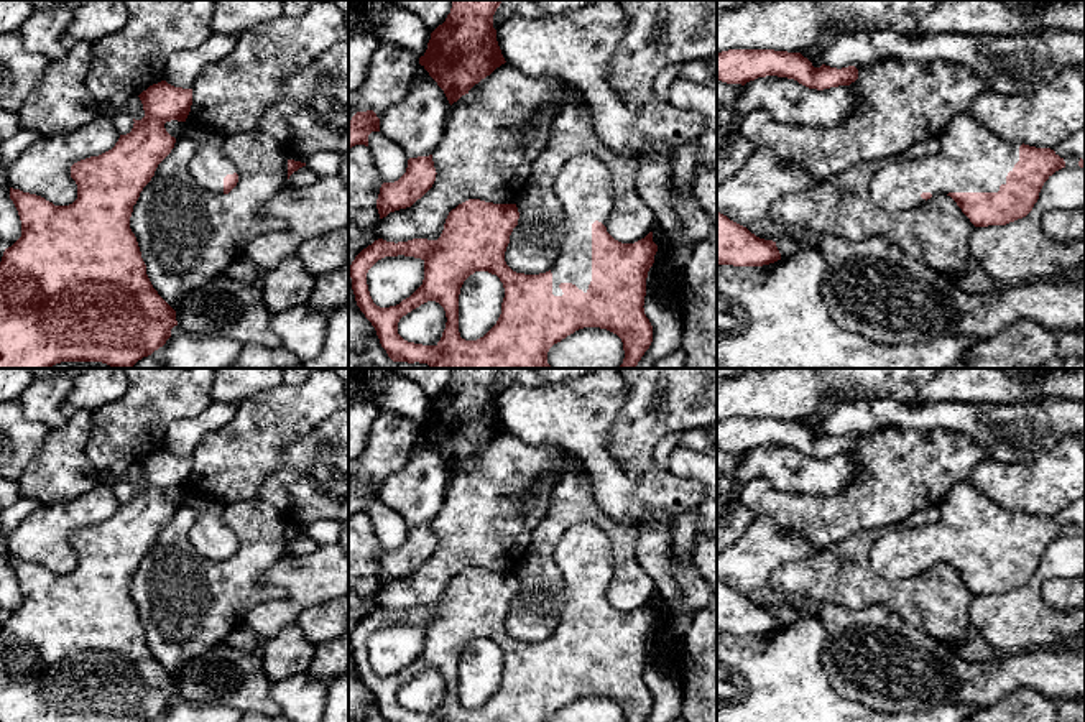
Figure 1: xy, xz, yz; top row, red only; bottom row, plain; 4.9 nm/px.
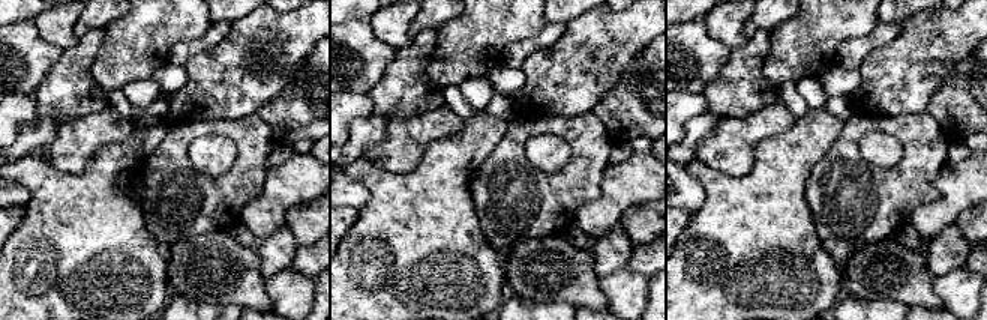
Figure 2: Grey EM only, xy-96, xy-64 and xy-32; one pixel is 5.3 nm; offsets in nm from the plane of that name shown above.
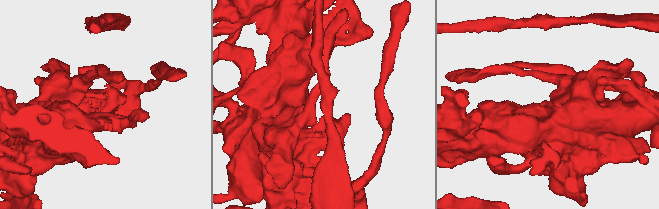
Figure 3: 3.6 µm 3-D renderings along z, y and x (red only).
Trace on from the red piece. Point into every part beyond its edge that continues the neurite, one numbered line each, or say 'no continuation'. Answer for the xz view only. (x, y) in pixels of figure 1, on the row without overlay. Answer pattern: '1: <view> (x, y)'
1: xz (584, 555)

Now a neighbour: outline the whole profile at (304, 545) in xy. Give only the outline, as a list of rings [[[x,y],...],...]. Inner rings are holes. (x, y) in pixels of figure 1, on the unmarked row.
[[[302,535],[289,544],[288,551],[302,556],[314,553],[317,548],[319,544],[309,535]]]

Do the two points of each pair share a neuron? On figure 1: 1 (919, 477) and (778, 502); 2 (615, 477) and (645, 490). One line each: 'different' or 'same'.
1: same
2: same

